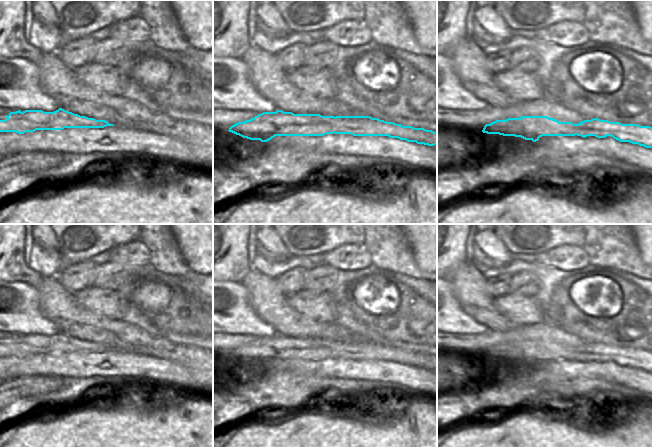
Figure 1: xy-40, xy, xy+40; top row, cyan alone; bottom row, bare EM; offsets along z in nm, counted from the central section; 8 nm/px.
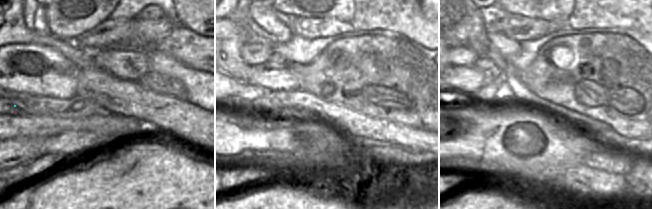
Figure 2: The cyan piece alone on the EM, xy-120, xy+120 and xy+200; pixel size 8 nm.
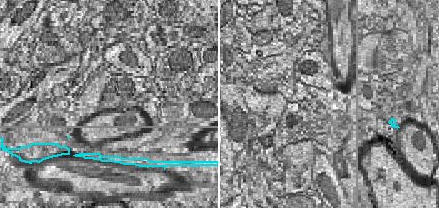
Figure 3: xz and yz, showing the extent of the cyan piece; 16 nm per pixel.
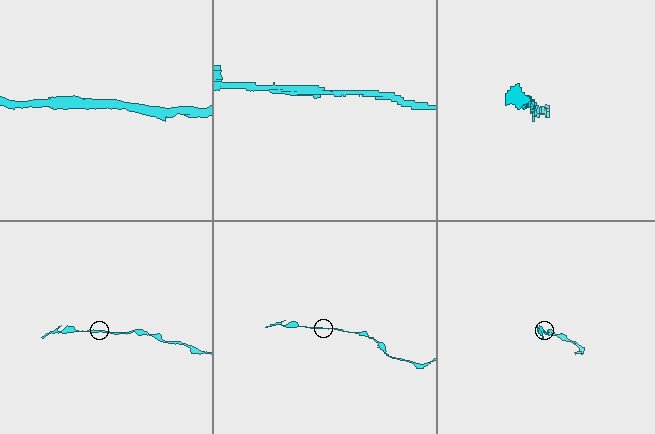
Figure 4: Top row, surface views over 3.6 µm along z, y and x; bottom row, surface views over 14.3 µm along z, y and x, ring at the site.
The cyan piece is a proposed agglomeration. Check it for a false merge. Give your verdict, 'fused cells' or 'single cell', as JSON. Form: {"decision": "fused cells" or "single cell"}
{"decision": "single cell"}

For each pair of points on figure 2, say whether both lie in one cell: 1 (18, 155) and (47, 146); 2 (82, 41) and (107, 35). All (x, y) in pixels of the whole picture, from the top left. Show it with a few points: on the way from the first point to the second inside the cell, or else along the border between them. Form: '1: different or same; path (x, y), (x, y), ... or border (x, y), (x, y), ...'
1: different; border (43, 139), (41, 144), (42, 155)
2: same; path (88, 40), (101, 37)

